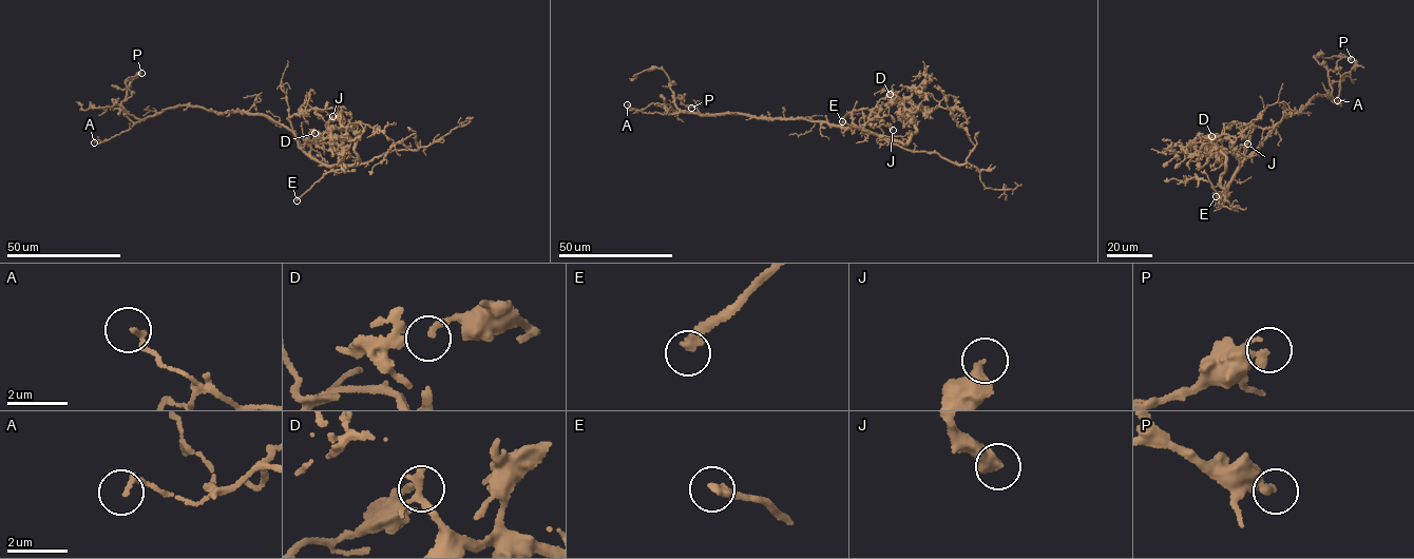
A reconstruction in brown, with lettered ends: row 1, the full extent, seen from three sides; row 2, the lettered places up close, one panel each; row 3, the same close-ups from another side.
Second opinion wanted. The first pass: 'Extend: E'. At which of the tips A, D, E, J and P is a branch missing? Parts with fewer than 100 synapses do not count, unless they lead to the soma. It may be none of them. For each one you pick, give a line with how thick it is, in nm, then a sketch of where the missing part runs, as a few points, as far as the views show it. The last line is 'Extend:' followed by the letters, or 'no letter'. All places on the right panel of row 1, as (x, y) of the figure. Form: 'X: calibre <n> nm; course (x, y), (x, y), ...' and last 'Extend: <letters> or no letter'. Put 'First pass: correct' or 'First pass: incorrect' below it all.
E: calibre 280 nm
Extend: E
First pass: correct

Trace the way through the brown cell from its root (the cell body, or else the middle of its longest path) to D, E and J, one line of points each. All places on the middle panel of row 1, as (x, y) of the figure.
D: (839, 126), (862, 128), (879, 99), (890, 94)
E: (839, 126), (857, 126), (878, 135), (842, 121)
J: (839, 126), (862, 128), (868, 120), (876, 127), (889, 124), (893, 130)

